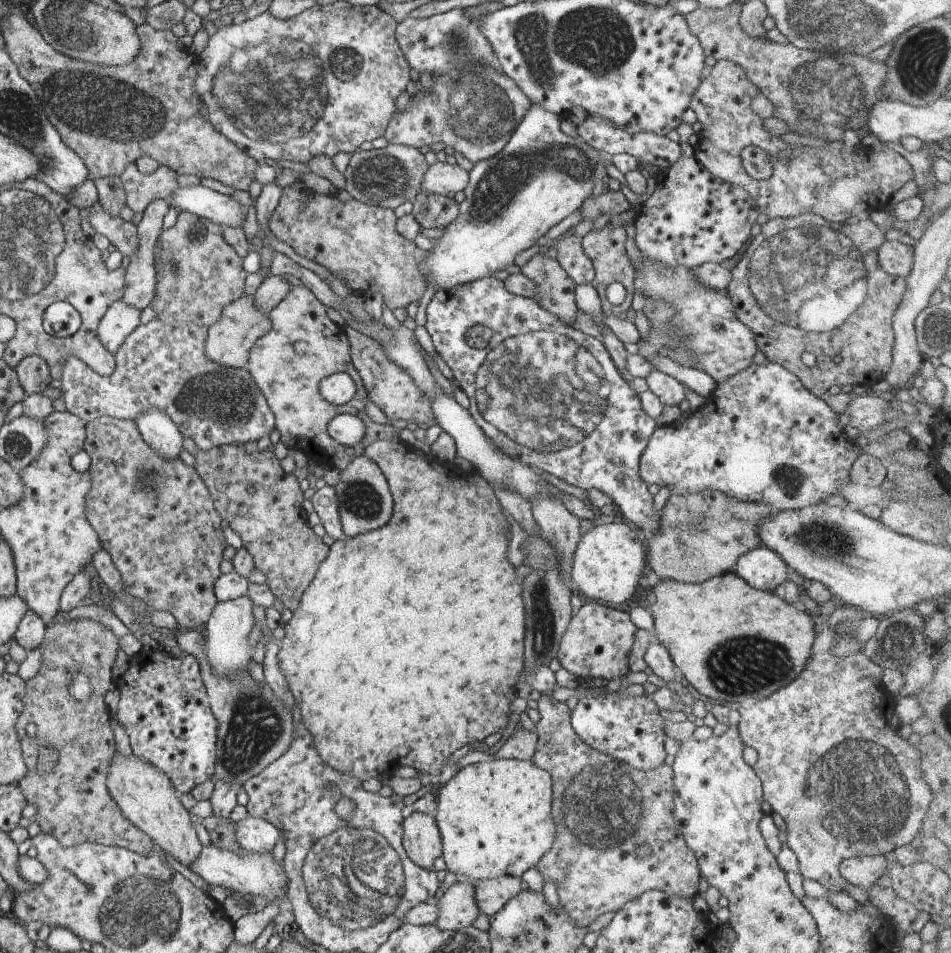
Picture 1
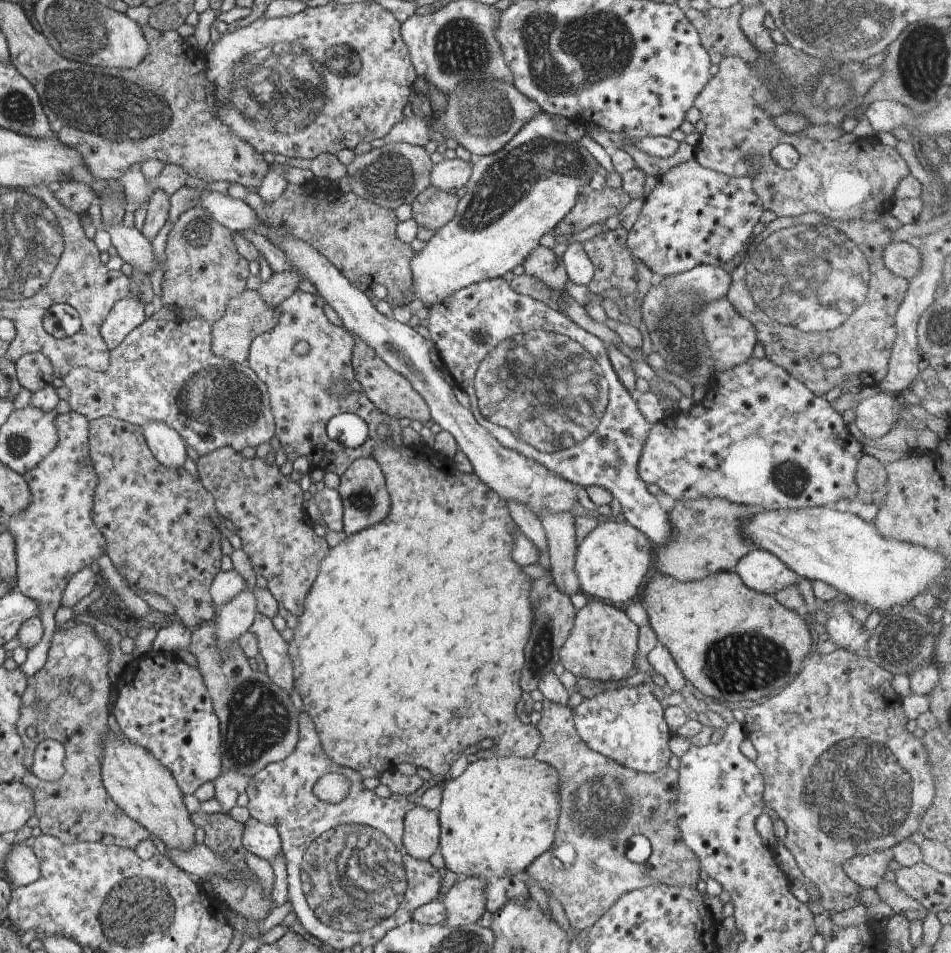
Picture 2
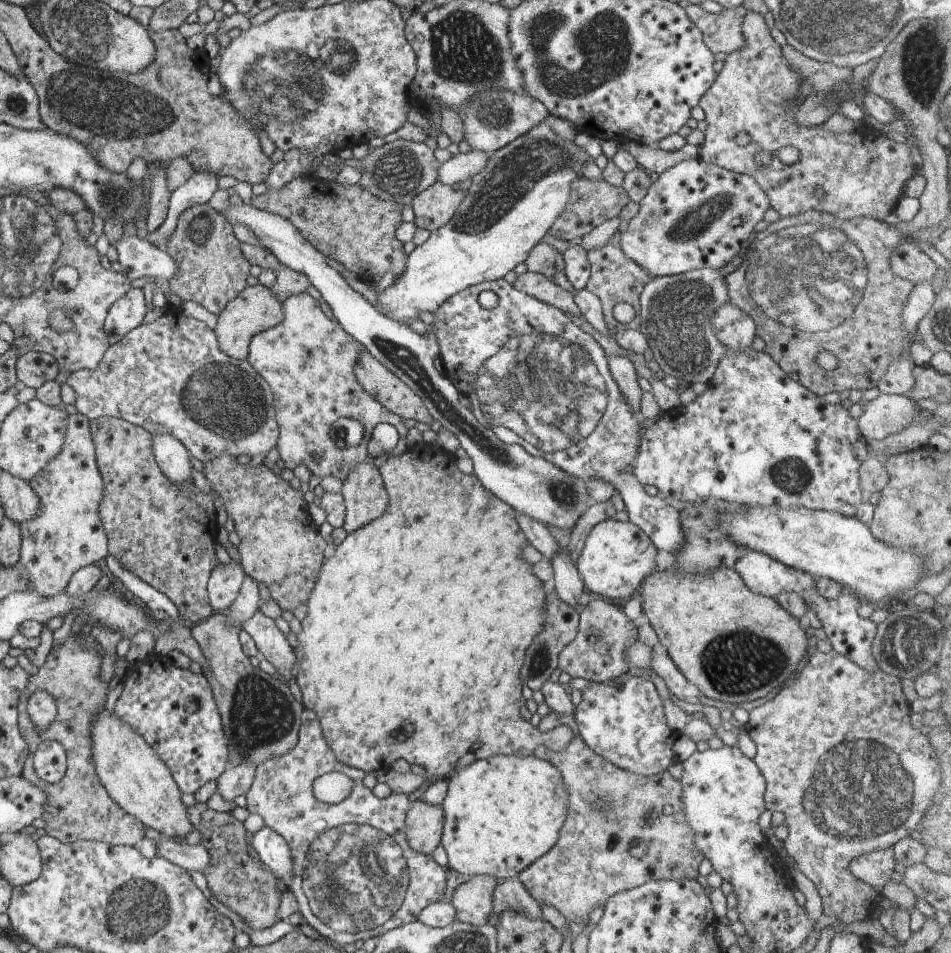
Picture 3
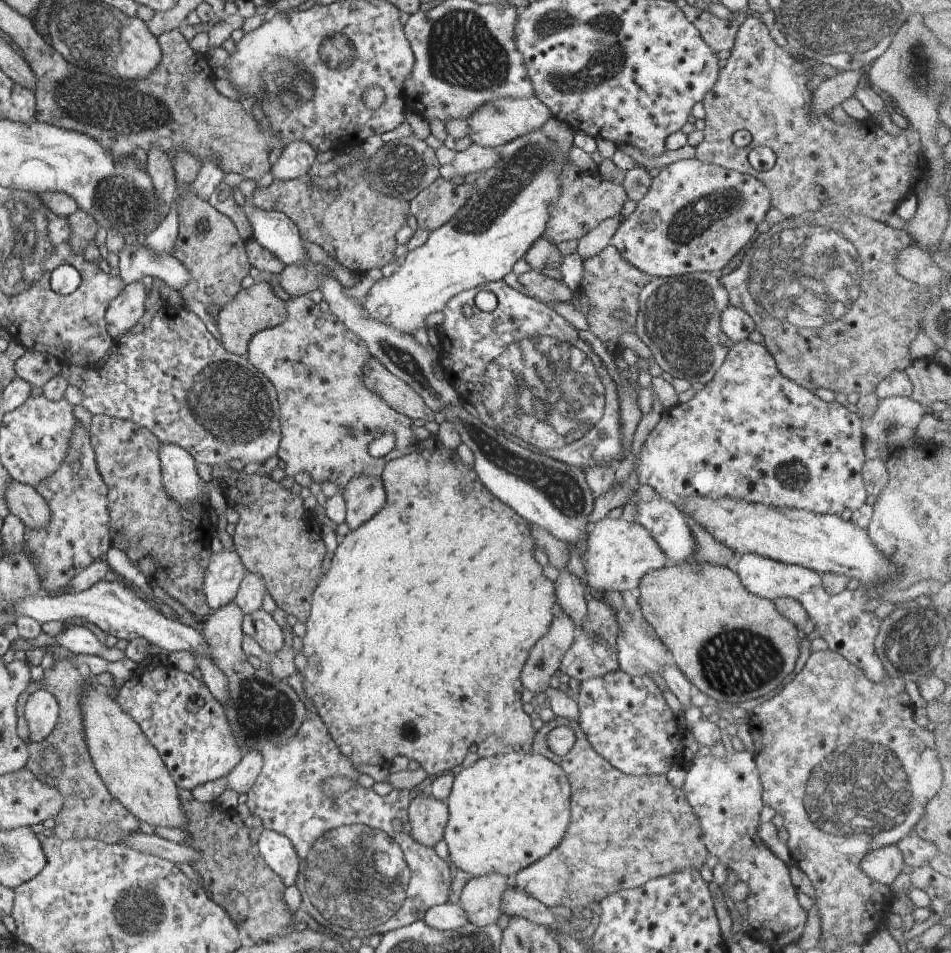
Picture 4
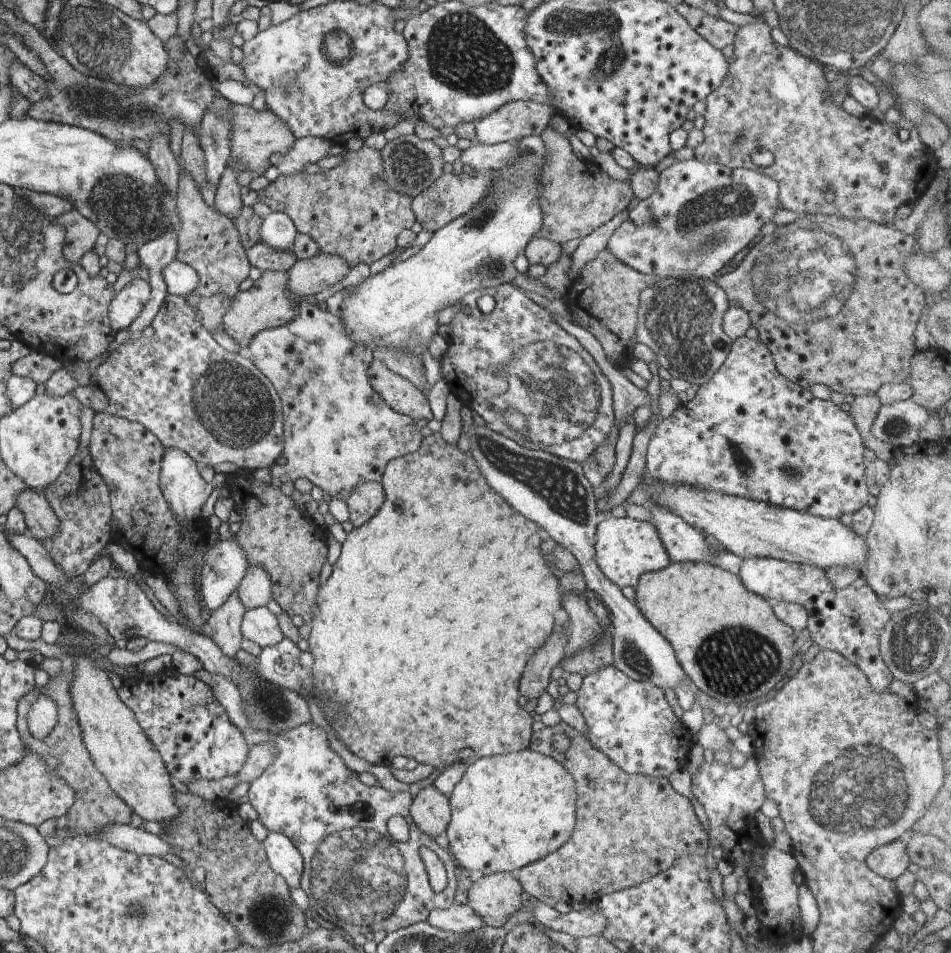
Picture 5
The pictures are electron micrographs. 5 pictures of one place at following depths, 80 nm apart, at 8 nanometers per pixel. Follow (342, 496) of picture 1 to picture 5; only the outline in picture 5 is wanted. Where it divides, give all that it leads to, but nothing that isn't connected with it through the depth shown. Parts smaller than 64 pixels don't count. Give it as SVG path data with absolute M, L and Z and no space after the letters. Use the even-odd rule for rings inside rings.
M363 482L355 487L347 500L349 521L354 528L368 522L384 504L385 490L382 483Z

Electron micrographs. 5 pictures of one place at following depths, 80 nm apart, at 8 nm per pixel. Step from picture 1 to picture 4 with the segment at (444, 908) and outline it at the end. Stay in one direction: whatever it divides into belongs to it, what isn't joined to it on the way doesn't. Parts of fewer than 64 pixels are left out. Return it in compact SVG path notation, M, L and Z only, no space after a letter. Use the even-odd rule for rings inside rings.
M490 873L478 875L470 879L464 886L461 893L460 906L466 909L472 923L485 927L498 922L503 912L503 895L509 886L513 885L513 877L502 873Z

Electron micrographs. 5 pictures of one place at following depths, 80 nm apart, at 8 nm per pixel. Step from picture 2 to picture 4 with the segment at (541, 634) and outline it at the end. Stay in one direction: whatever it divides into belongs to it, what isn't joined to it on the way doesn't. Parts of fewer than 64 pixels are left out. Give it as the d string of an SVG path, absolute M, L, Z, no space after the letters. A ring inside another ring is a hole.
M566 613L554 616L548 632L529 651L522 667L519 679L524 689L536 696L550 688L550 678L559 669L576 633L574 621Z

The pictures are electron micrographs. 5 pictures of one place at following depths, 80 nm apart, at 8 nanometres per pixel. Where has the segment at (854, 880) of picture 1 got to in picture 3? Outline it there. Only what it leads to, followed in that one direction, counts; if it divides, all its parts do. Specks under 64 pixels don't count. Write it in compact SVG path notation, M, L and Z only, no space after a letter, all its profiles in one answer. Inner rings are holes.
M892 846L864 853L850 863L851 871L856 877L879 890L890 881L894 866L896 859Z

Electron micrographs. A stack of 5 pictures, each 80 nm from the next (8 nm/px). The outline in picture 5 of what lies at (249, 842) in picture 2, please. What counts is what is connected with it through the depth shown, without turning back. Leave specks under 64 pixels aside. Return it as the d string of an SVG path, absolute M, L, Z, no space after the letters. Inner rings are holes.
M268 833L261 842L270 866L280 875L289 887L301 886L303 856L298 847L282 833Z

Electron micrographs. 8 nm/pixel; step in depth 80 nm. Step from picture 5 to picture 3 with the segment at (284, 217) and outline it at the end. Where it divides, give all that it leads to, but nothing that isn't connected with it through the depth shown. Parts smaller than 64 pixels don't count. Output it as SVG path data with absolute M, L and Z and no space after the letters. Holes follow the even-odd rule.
M232 204L229 209L222 213L230 224L244 224L256 232L261 246L268 249L284 267L290 267L304 273L311 285L321 294L322 300L328 303L335 319L342 328L353 336L366 350L381 362L390 372L393 372L402 382L412 389L424 402L424 406L430 411L434 419L440 422L442 427L449 428L460 441L461 447L468 453L473 462L473 472L482 486L497 496L502 502L510 505L517 513L529 516L547 527L555 527L561 531L571 532L578 519L591 507L593 501L586 491L586 482L580 477L575 477L554 463L540 456L532 456L520 445L509 445L502 442L490 428L484 427L472 410L460 403L459 390L448 380L444 374L436 369L434 360L439 357L439 344L434 334L422 337L412 331L406 324L399 323L384 316L375 306L369 303L360 293L354 291L336 270L332 269L324 261L323 254L318 251L301 232L287 219L276 213L256 209L251 205Z

